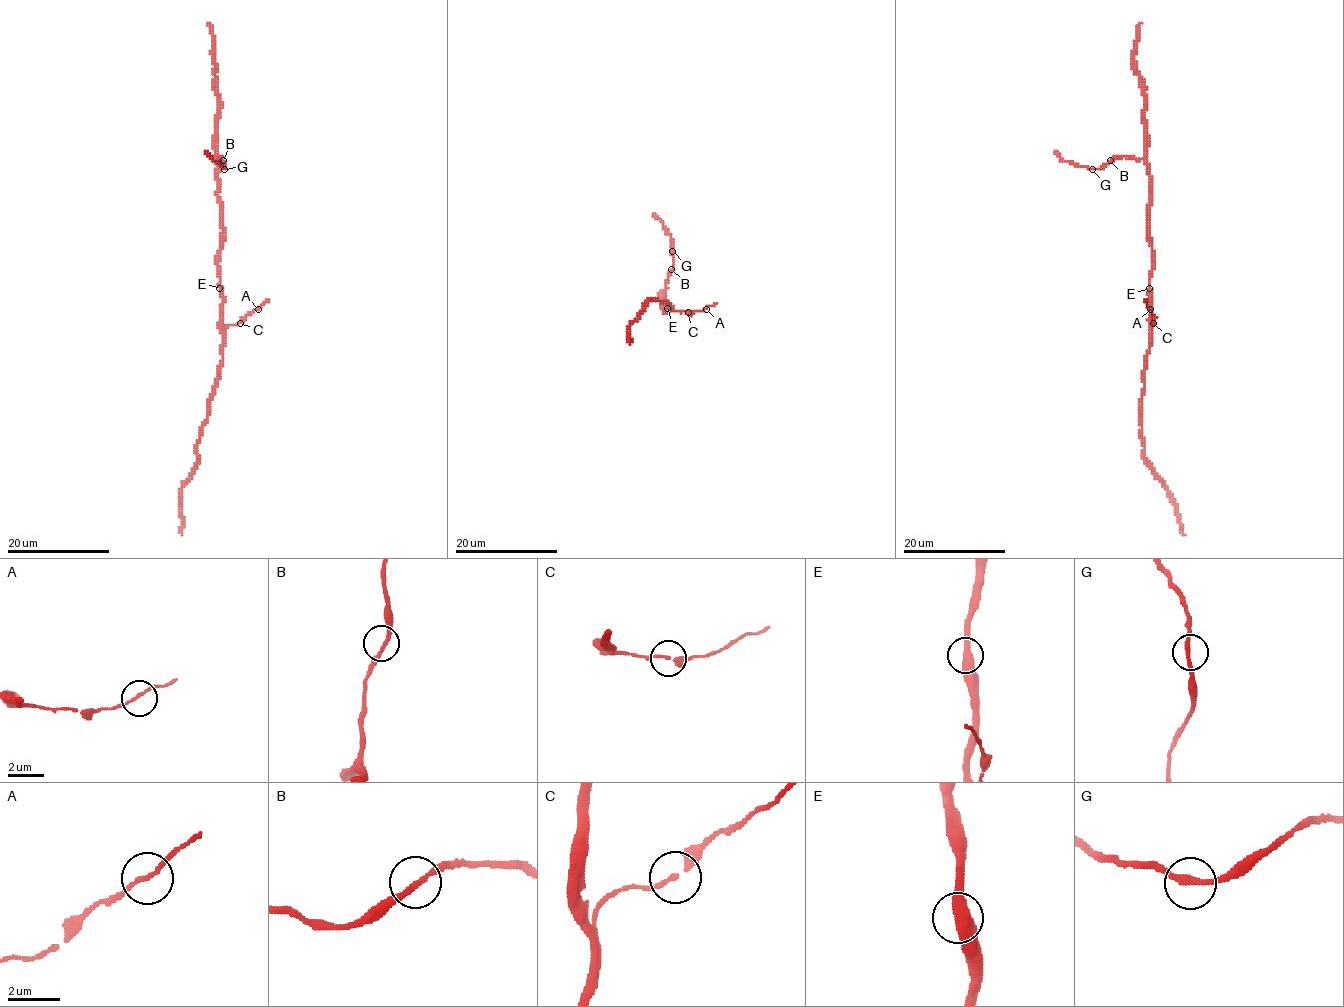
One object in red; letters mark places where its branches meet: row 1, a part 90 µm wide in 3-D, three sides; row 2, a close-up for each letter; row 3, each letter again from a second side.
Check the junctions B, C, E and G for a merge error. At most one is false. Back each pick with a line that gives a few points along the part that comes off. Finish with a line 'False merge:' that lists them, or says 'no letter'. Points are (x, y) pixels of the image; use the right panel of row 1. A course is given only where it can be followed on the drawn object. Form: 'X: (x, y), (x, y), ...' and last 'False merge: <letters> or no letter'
False merge: no letter

